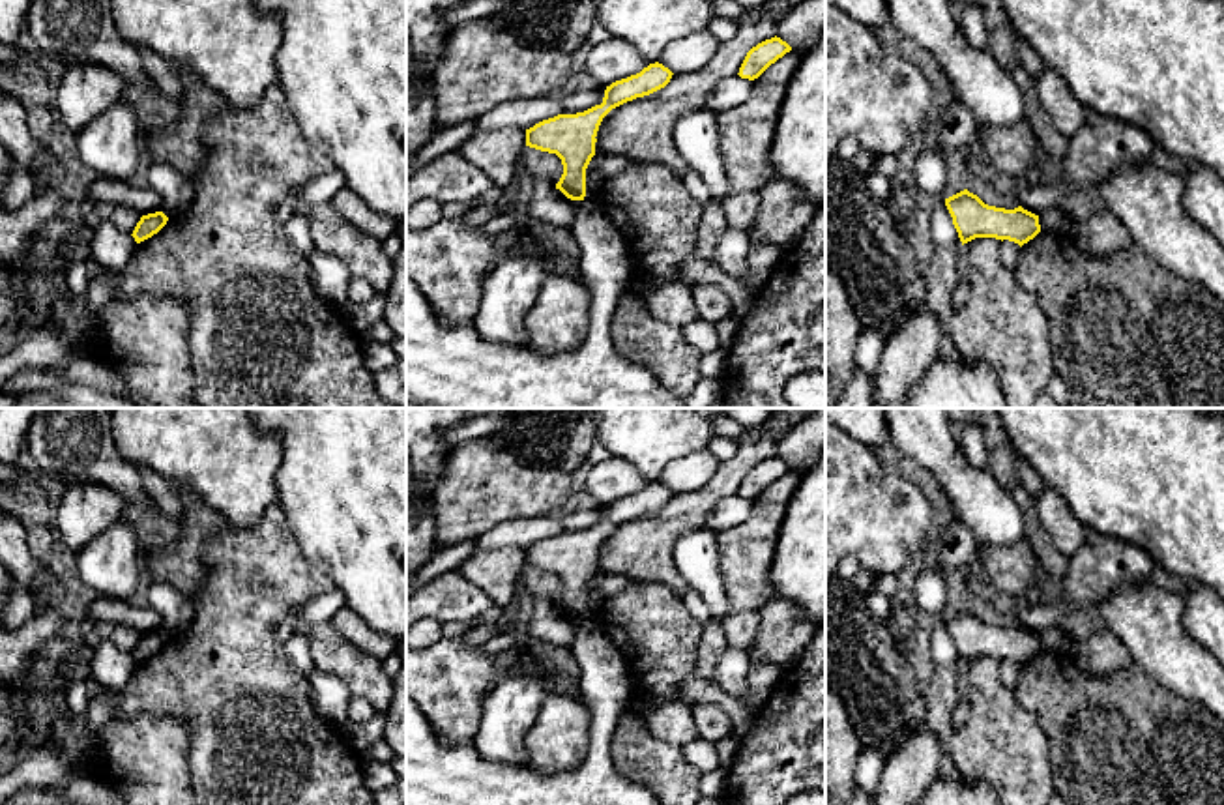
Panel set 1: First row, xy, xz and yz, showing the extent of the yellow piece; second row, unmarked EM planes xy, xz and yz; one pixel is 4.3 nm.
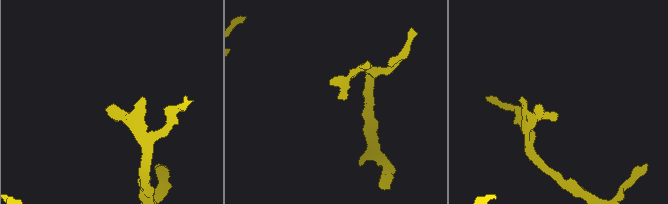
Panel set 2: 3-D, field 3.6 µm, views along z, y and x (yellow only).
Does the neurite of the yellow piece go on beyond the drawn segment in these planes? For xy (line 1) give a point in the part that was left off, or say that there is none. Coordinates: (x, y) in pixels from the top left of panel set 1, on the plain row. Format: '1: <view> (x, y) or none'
1: none

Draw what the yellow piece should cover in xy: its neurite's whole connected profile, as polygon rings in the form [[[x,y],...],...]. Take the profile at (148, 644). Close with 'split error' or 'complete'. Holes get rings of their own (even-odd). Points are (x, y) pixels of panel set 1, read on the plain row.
[[[163,631],[142,635],[131,655],[137,663],[140,663],[157,653],[167,644],[167,640],[168,637]]]; complete

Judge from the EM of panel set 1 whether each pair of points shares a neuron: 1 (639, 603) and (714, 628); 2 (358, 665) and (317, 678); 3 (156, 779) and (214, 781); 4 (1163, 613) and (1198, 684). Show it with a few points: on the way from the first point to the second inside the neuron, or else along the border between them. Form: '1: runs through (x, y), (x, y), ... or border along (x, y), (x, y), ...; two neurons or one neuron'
1: border along (704, 628), (699, 639), (695, 671); two neurons
2: border along (317, 667), (337, 676), (352, 695); two neurons
3: border along (189, 736), (188, 781), (191, 785); two neurons
4: runs through (1163, 629), (1163, 646), (1183, 667); one neuron

